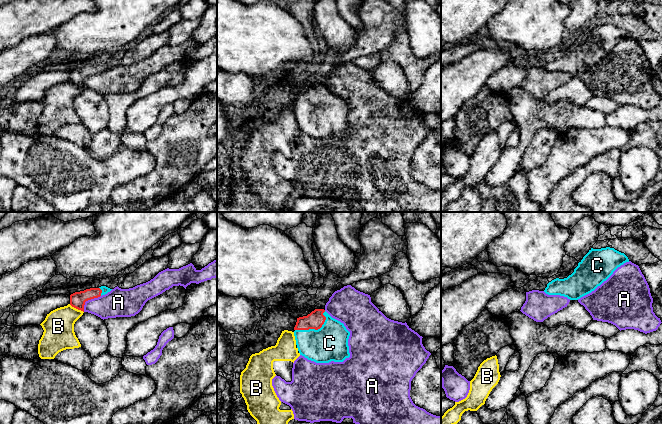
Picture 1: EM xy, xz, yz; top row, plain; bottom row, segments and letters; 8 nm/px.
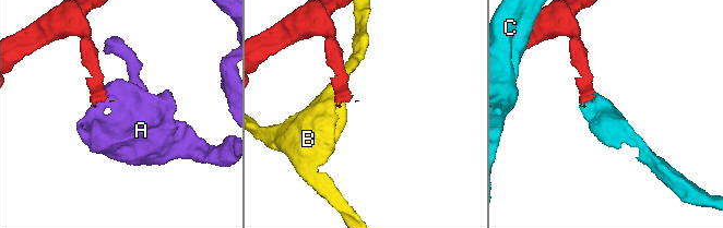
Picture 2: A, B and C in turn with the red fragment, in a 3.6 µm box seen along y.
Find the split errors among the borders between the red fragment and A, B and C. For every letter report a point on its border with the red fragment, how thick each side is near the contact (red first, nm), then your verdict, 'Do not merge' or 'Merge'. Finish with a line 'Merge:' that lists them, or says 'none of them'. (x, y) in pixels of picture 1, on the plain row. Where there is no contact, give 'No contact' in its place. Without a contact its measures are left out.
A: Touches red at xy (88, 75). Thickness 130 nm (red) against 220 nm. Do not merge
B: Touches red at xy (76, 84). Thickness 130 nm (red) against 240 nm. Do not merge
C: Touches red at xz (315, 105). Thickness 140 nm (red) against 280 nm. Merge
Merge: C

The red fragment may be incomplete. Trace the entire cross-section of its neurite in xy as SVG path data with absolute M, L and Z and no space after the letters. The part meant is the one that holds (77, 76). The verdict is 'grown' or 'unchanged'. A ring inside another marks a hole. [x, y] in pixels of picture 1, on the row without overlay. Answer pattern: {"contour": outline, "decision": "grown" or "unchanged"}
{"contour": "M101 62L99 64L90 64L84 67L75 68L70 71L70 81L84 88L84 81L86 77L105 71L111 66L112 65L106 62Z", "decision": "grown"}

